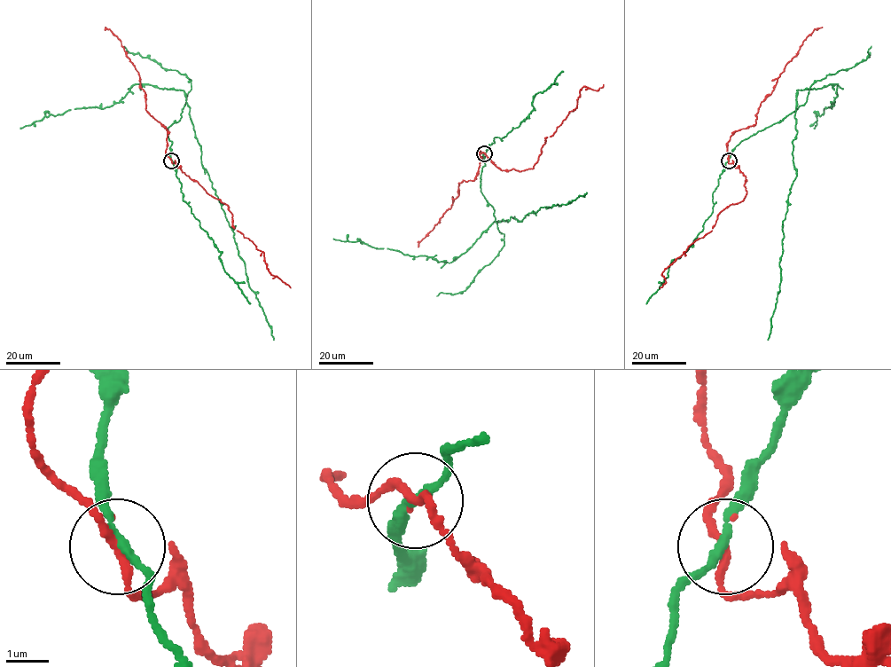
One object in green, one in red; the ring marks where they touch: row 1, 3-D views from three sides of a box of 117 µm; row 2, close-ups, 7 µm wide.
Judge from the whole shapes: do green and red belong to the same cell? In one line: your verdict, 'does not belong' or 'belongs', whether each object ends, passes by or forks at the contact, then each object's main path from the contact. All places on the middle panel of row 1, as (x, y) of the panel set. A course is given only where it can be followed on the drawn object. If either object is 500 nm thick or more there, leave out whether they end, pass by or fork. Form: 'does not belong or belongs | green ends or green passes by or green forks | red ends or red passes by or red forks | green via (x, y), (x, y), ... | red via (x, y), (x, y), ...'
belongs | green passes by | red passes by | green via (484, 153), (480, 191), (496, 223), (511, 217), (521, 221), (541, 207), (566, 204), (587, 192) | red via (484, 153), (502, 169), (533, 168), (545, 139), (576, 108), (579, 91), (585, 86), (597, 90), (603, 84)

